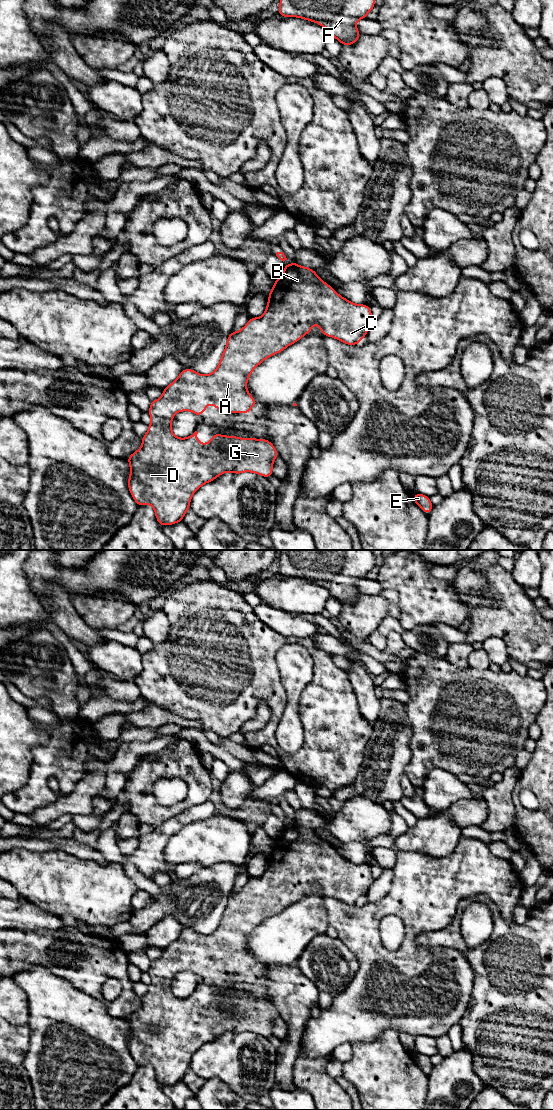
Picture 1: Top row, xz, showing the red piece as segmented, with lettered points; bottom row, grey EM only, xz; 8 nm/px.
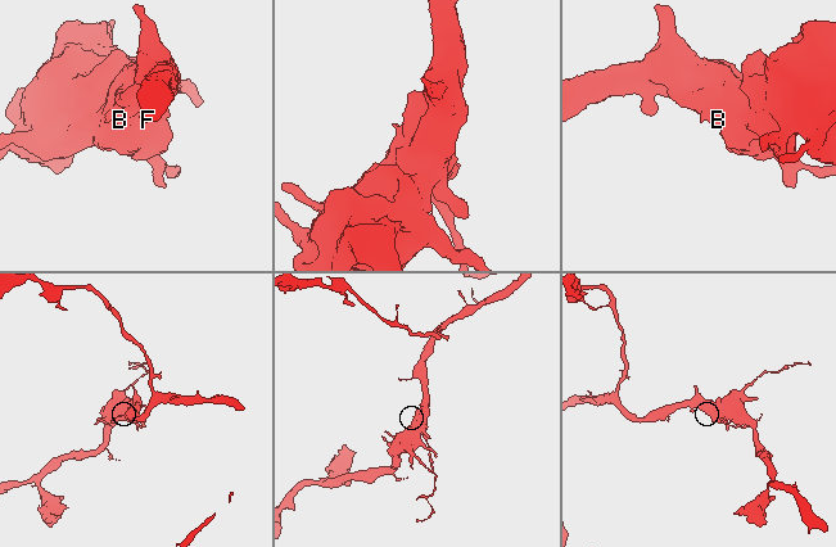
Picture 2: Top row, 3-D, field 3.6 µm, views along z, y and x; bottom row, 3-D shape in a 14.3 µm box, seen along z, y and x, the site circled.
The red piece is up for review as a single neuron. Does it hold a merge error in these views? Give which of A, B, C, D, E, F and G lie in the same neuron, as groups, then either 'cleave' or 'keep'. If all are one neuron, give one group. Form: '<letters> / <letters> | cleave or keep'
A B C D E F G | keep

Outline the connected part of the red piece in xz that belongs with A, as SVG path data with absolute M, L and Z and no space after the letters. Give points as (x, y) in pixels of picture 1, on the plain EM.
M296 822L285 825L281 836L275 840L275 844L269 852L265 872L258 878L250 877L242 889L229 894L226 907L215 931L208 935L202 935L190 928L183 929L176 940L163 949L162 956L151 961L148 970L151 977L148 992L142 996L142 1006L127 1018L130 1024L128 1047L137 1065L150 1064L154 1068L156 1079L161 1086L172 1085L182 1081L186 1072L190 1069L189 1065L193 1054L202 1045L215 1040L223 1033L252 1032L265 1038L273 1035L273 1021L279 1015L274 1005L267 999L211 994L213 999L202 1005L197 998L197 991L187 998L178 998L172 993L174 975L181 971L191 971L200 977L206 971L208 964L225 973L250 973L253 965L258 961L248 952L247 941L252 931L265 919L296 903L312 890L315 883L320 887L324 896L333 897L347 905L357 905L365 898L373 881L371 869L368 865L354 864L340 856L313 829L299 826Z

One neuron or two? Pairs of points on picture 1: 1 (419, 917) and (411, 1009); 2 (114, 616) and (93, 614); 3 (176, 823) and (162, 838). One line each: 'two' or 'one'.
1: one
2: one
3: one

